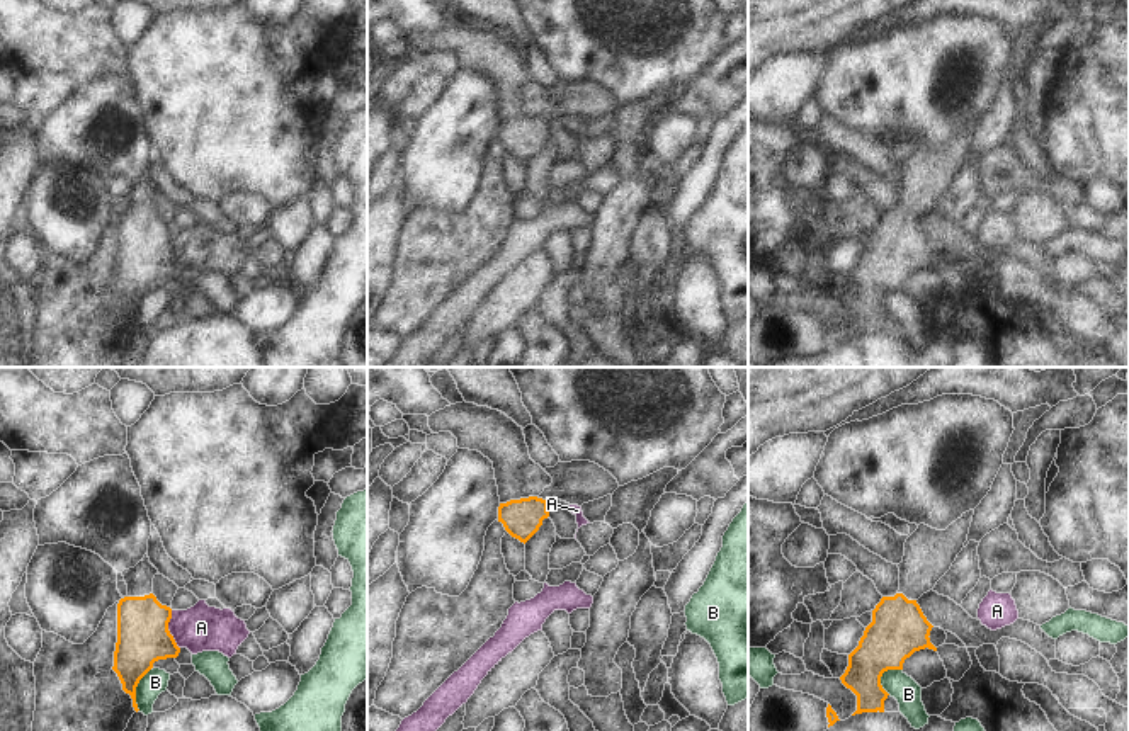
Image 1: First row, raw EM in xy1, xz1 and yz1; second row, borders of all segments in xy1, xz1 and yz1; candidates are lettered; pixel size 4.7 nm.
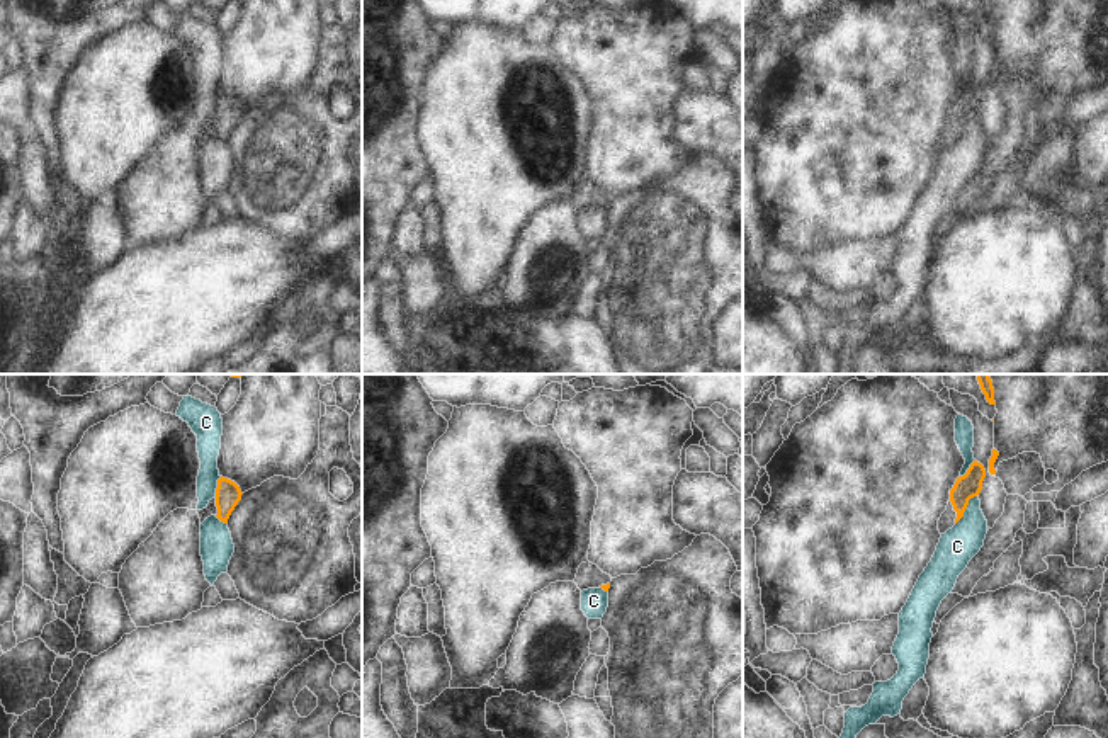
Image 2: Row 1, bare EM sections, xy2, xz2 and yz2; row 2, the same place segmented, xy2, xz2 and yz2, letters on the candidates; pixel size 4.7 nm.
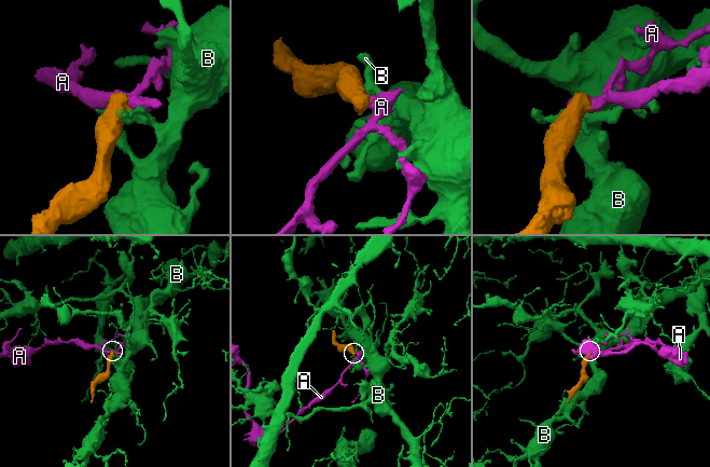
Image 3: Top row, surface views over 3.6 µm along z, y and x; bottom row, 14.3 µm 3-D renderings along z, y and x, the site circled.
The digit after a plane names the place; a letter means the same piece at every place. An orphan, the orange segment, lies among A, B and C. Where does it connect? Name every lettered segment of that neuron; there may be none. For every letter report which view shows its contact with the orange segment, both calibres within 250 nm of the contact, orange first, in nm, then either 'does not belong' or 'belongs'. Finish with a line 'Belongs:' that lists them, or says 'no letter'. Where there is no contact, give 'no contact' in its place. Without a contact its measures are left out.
A: xy1 | 260/220 nm | does not belong
B: xy1 | 260/120 nm | does not belong
C: yz2 | 120/180 nm | does not belong
Belongs: no letter

